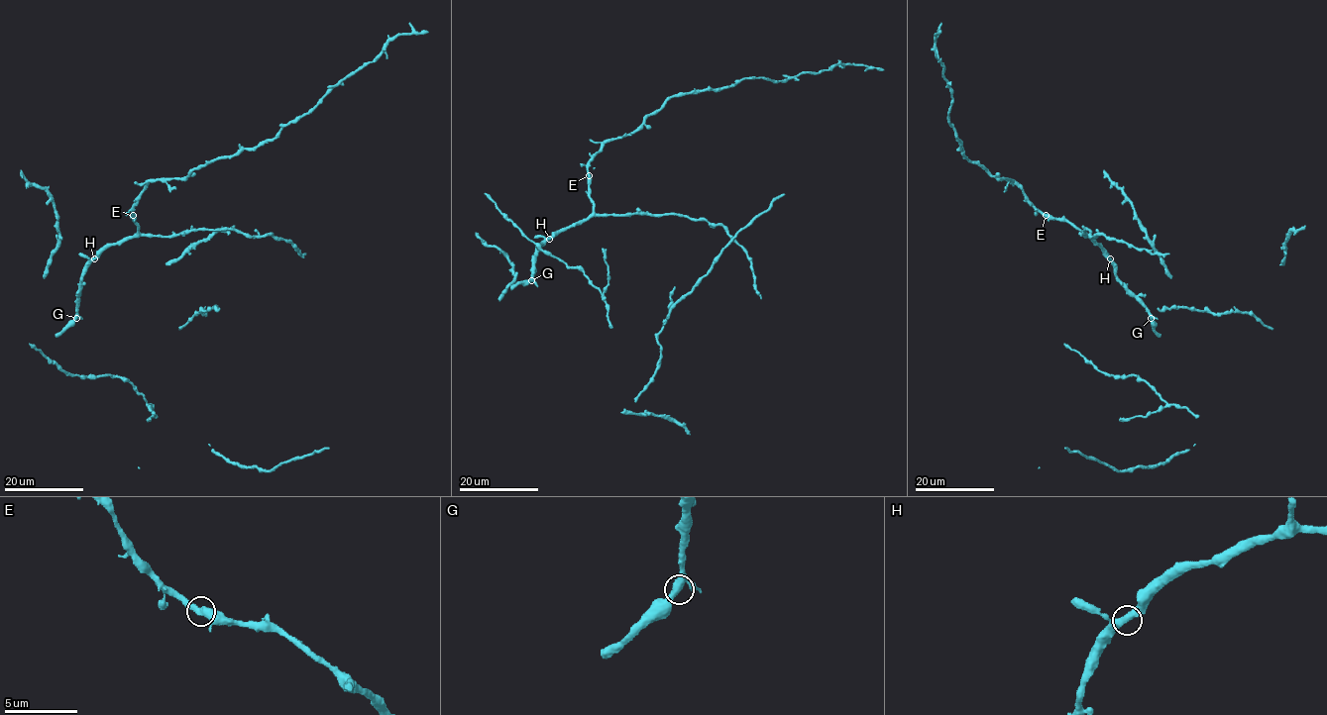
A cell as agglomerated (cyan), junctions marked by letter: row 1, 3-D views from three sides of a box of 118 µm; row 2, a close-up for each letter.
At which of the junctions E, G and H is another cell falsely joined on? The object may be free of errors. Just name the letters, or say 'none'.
none

